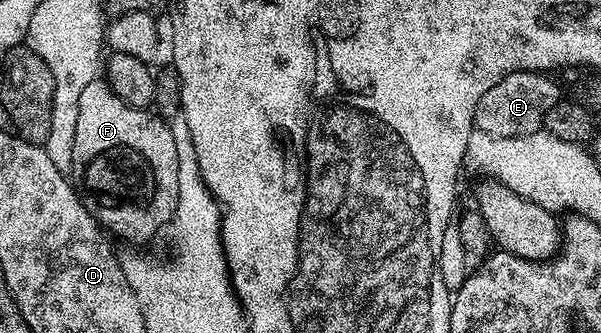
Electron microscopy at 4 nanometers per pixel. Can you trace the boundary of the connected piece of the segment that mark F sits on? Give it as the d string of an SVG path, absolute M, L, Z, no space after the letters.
M104 79L91 81L79 99L71 176L79 189L81 204L110 237L118 236L129 246L141 246L137 244L155 239L157 231L172 221L179 198L179 155L170 125L152 111L123 102Z

